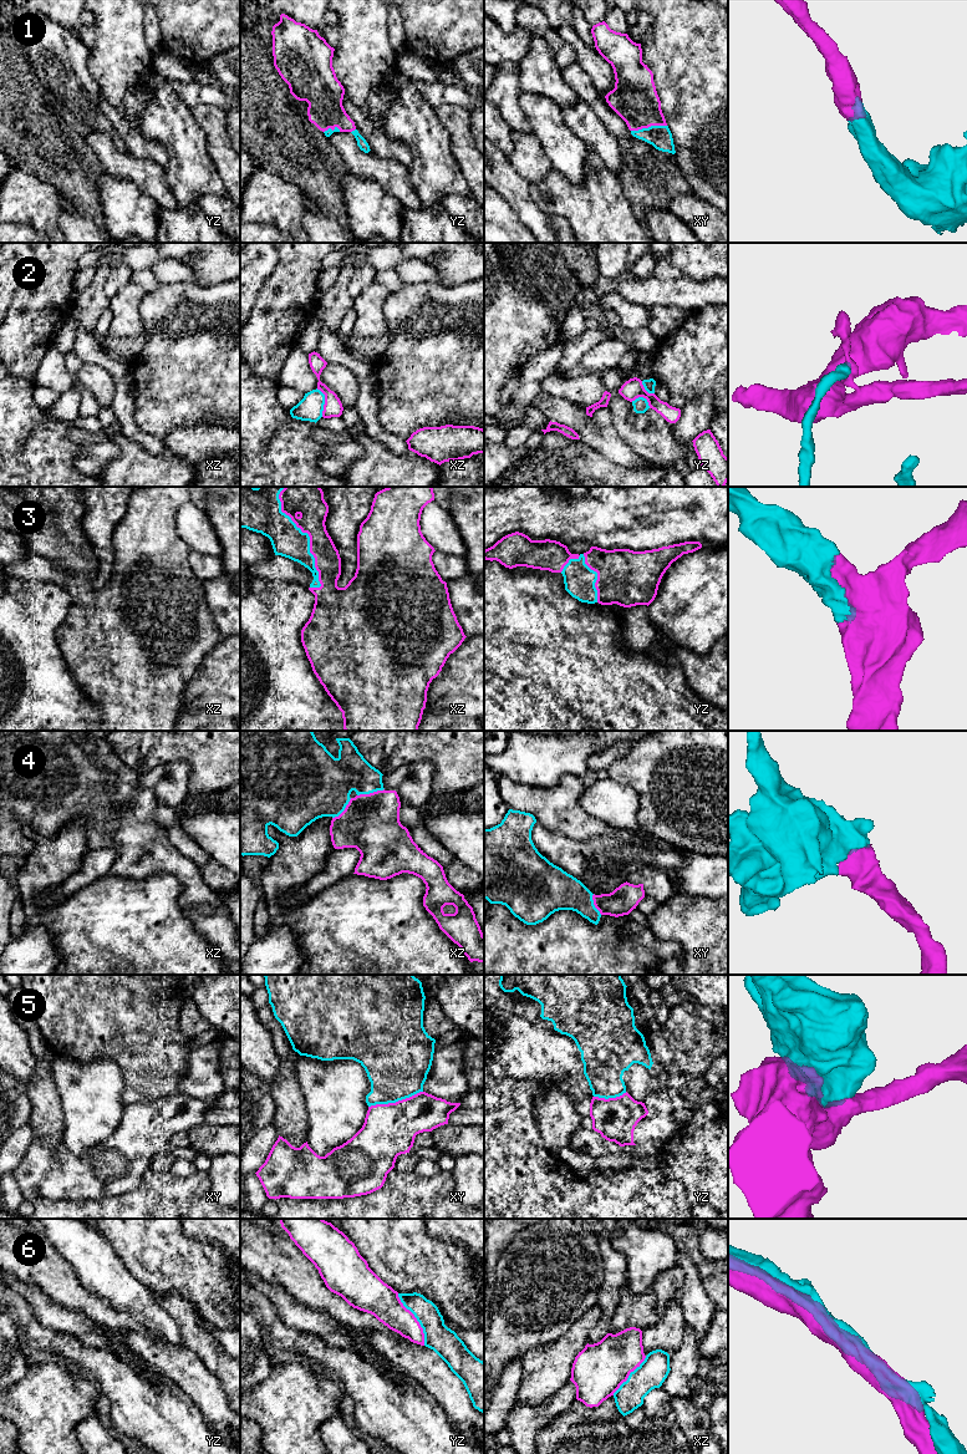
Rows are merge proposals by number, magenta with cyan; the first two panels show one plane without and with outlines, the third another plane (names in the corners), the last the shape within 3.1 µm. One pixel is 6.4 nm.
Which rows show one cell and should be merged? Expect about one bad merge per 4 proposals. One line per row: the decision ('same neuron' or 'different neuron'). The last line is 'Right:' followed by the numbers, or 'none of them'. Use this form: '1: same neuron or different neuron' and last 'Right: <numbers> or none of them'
1: same neuron
2: different neuron
3: same neuron
4: same neuron
5: different neuron
6: different neuron
Right: 1, 3, 4

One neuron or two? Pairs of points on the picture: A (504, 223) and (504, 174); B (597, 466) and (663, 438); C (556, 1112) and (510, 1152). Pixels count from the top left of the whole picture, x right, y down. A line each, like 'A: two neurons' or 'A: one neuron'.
A: two neurons
B: two neurons
C: two neurons

